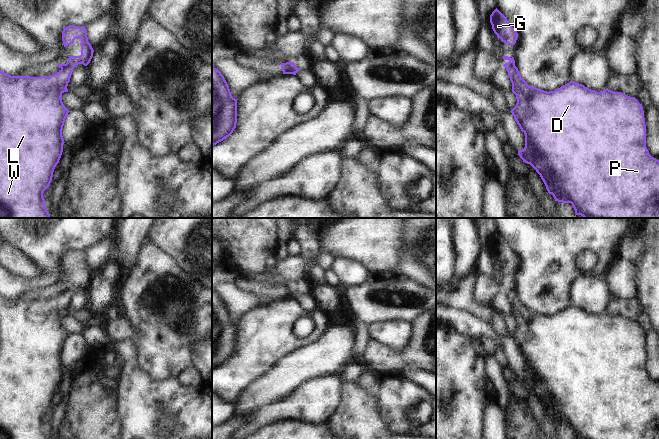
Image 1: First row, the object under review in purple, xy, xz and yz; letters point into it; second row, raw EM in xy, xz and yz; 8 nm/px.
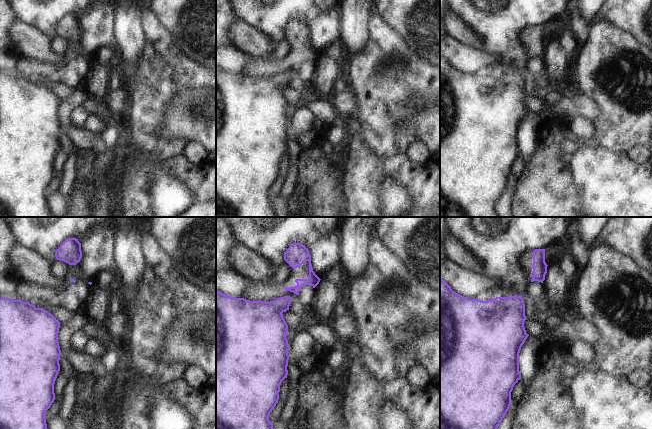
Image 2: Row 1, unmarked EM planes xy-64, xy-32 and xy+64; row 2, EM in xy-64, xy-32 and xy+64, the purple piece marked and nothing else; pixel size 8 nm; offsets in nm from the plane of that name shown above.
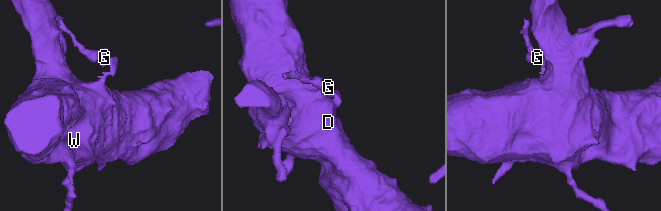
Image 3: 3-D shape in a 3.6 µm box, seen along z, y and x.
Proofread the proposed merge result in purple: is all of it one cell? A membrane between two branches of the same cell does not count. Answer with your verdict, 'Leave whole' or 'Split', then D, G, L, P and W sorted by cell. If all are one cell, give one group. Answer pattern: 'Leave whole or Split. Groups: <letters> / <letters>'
Split. Groups: D L P W / G.

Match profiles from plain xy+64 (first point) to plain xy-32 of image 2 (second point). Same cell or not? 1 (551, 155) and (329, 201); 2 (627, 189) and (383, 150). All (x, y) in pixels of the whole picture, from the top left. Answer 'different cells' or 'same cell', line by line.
1: same cell
2: different cells

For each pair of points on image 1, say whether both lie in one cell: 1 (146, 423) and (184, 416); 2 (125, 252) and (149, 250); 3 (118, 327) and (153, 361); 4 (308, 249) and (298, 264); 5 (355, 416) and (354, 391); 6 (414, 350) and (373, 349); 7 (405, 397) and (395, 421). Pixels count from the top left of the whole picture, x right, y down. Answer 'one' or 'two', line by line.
1: one
2: two
3: two
4: two
5: one
6: one
7: one

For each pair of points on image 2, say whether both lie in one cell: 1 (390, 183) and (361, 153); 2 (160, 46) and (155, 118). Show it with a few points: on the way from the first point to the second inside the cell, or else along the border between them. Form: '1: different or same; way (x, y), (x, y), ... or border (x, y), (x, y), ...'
1: different; border (405, 186), (385, 176), (381, 184), (378, 200)
2: same; way (160, 64), (160, 75), (155, 84), (155, 100)

